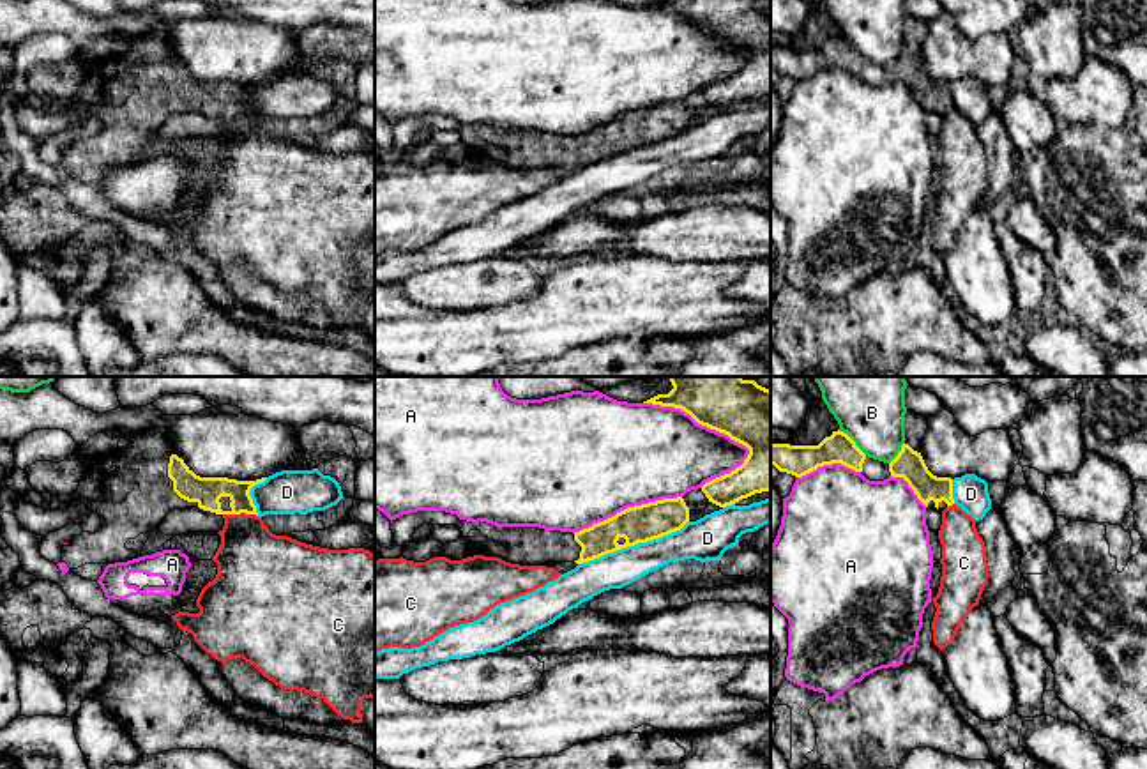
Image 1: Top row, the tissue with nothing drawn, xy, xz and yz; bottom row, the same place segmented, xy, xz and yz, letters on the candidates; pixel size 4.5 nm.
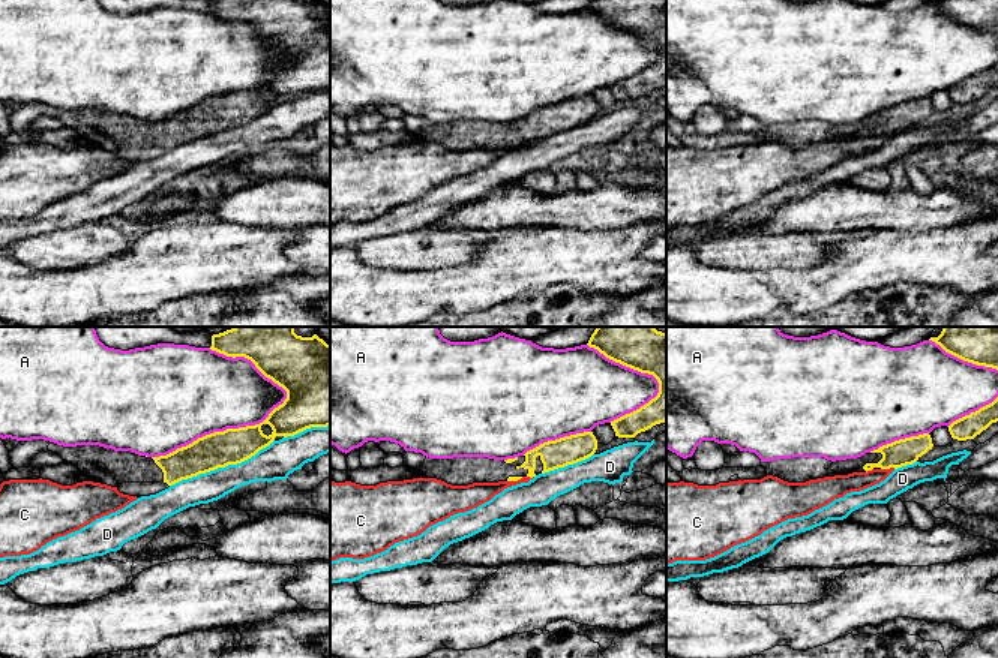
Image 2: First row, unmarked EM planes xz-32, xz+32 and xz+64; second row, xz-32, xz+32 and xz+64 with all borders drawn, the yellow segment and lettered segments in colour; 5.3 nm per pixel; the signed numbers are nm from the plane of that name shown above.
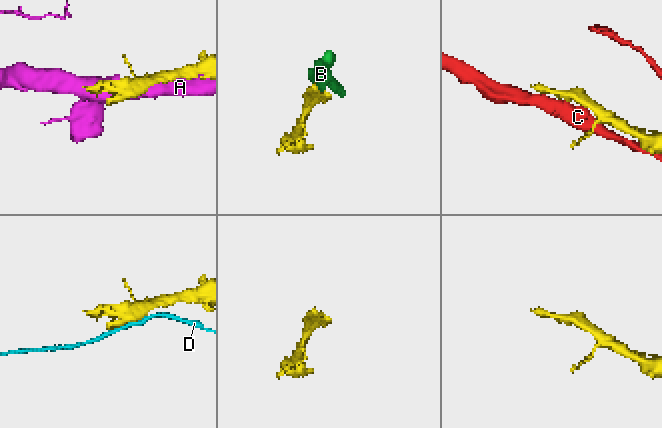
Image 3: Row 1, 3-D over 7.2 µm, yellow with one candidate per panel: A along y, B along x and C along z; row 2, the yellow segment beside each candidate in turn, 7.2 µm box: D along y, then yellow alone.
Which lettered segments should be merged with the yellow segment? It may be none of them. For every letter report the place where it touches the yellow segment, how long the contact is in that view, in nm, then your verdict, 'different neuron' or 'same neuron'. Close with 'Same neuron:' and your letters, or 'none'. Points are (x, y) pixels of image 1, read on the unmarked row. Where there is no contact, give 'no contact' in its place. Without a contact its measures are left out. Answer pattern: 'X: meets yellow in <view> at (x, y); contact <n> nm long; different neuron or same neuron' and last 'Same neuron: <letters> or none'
A: meets yellow in xz at (700, 27); contact 550 nm long; different neuron
B: meets yellow in yz at (852, 45); contact 180 nm long; different neuron
C: meets yellow in xy at (241, 115); contact 160 nm long; different neuron
D: meets yellow in xz at (633, 149); contact 550 nm long; different neuron
Same neuron: none

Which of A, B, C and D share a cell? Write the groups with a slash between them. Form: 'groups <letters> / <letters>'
groups A / B / C / D

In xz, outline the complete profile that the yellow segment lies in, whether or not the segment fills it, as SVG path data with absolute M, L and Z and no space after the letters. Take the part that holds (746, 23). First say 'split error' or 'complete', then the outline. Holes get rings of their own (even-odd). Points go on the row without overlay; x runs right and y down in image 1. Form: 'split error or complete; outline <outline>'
complete; outline M654 0L643 7L680 12L749 53L741 71L702 90L709 106L726 111L771 94L771 0Z

